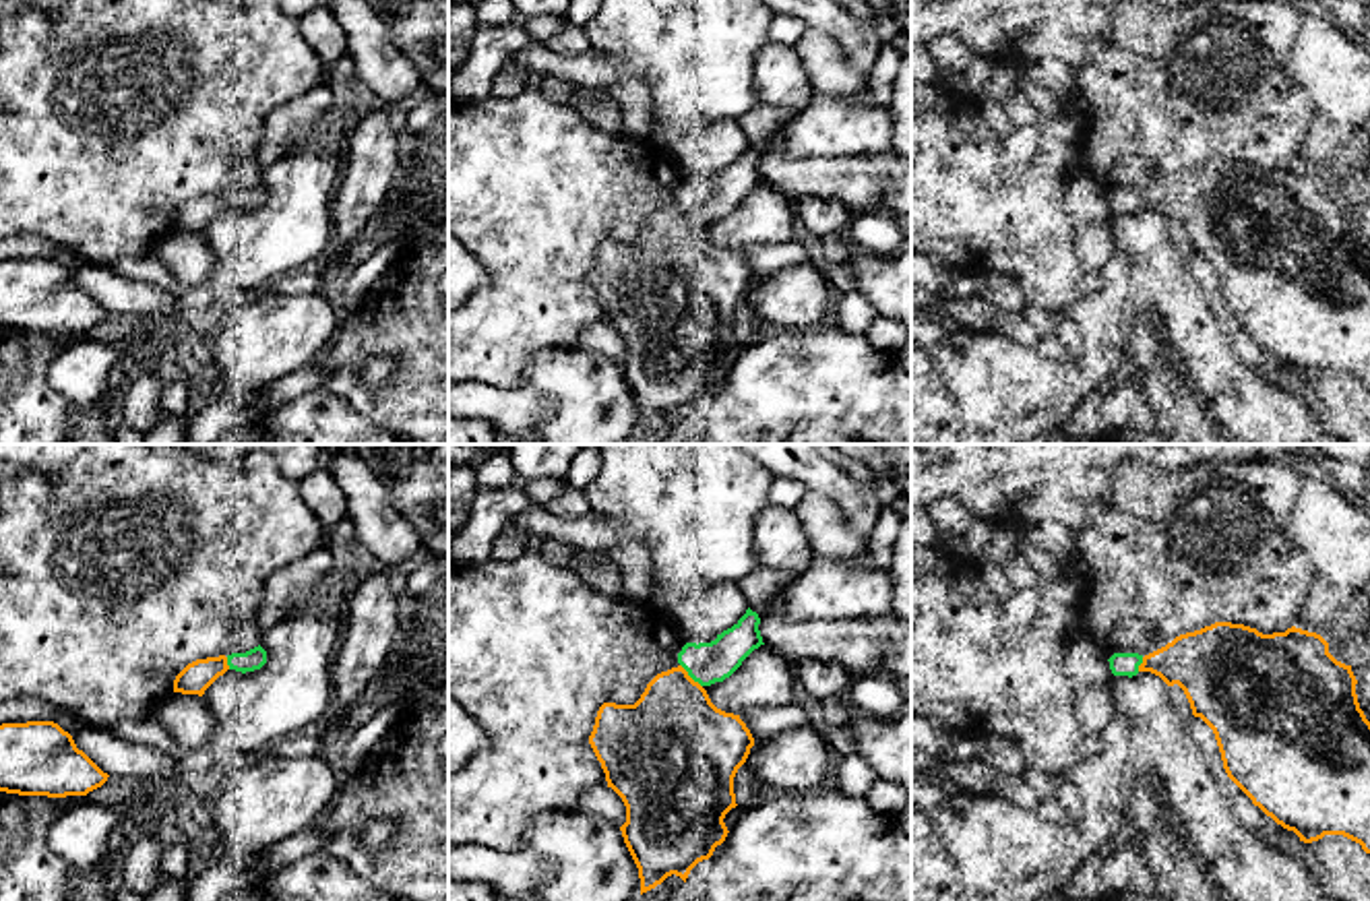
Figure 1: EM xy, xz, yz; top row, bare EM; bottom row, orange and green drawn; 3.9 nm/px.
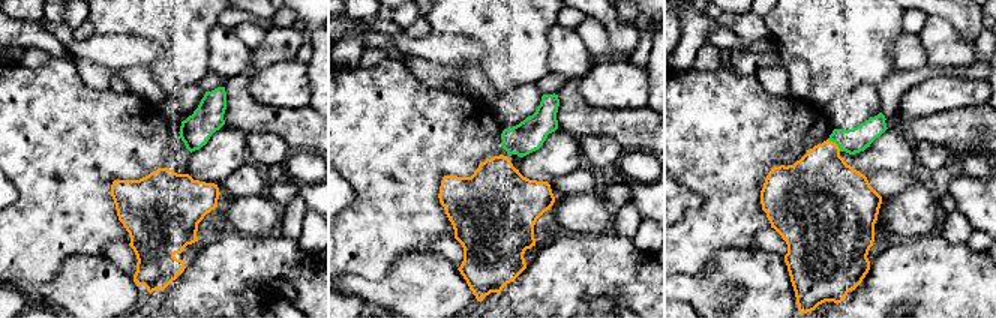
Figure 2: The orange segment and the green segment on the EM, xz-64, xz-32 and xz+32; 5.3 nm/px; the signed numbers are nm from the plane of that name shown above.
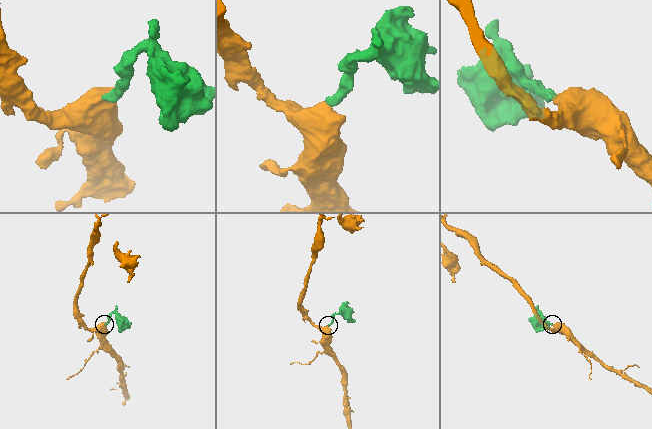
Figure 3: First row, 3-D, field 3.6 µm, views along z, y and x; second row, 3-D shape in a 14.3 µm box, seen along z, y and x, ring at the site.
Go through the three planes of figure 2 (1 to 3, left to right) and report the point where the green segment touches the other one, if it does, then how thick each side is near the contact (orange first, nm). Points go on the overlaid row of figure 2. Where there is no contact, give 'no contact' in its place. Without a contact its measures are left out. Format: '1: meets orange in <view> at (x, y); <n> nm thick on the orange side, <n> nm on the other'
1: no contact
2: no contact
3: meets orange in xz+32 at (836, 144); 380 nm thick on the orange side, 130 nm on the other

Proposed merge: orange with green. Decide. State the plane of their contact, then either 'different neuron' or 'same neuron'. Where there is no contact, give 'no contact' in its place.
contact in xz; same neuron

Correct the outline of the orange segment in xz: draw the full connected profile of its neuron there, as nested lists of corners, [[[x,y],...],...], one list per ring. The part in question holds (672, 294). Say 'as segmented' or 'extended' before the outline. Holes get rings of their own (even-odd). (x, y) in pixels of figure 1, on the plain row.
extended; [[[750,145],[727,167],[711,180],[686,180],[678,190],[678,205],[657,211],[634,242],[603,240],[597,248],[589,281],[601,300],[608,324],[612,324],[626,343],[626,360],[620,364],[624,380],[639,405],[641,432],[676,411],[684,420],[690,407],[709,397],[717,382],[727,374],[725,351],[736,345],[734,314],[746,300],[754,275],[740,252],[717,246],[707,223],[729,215],[742,198],[762,180],[758,167],[760,155]]]

